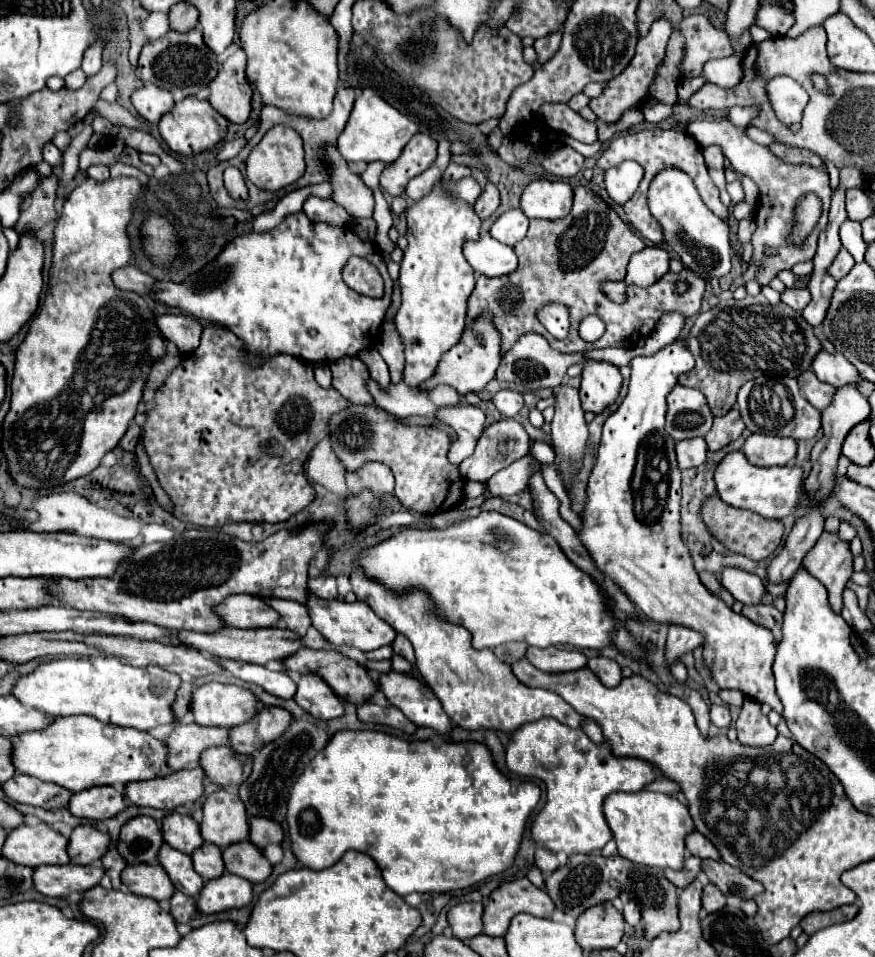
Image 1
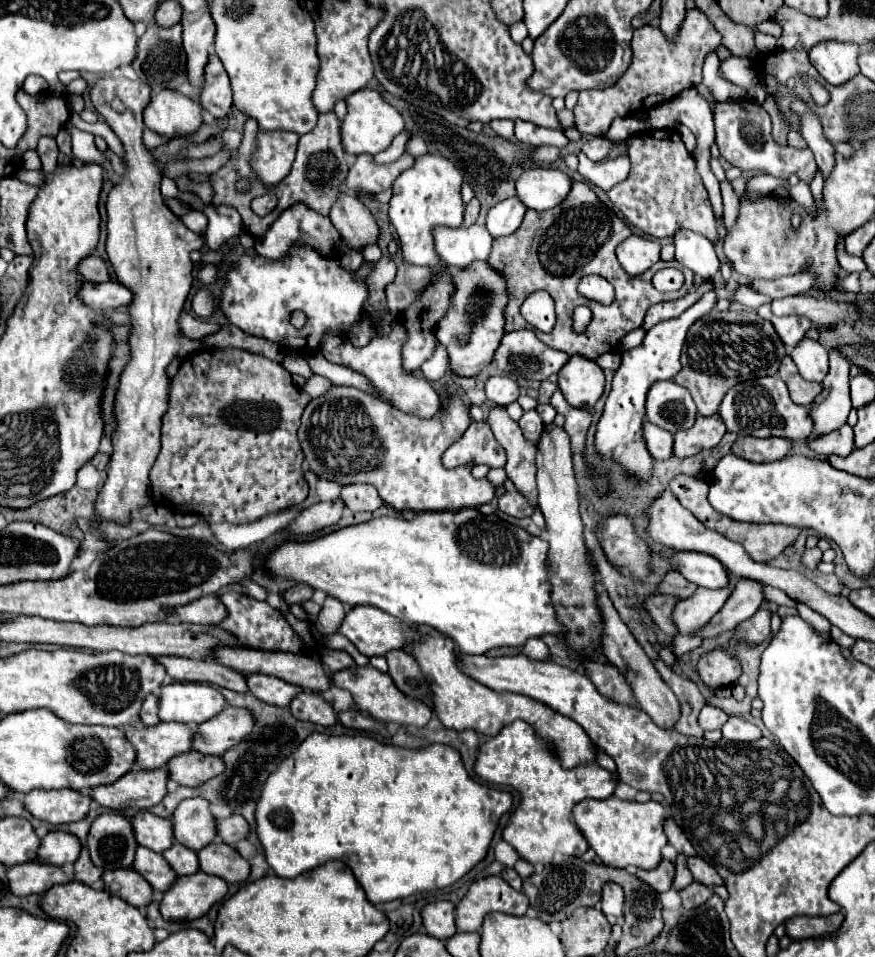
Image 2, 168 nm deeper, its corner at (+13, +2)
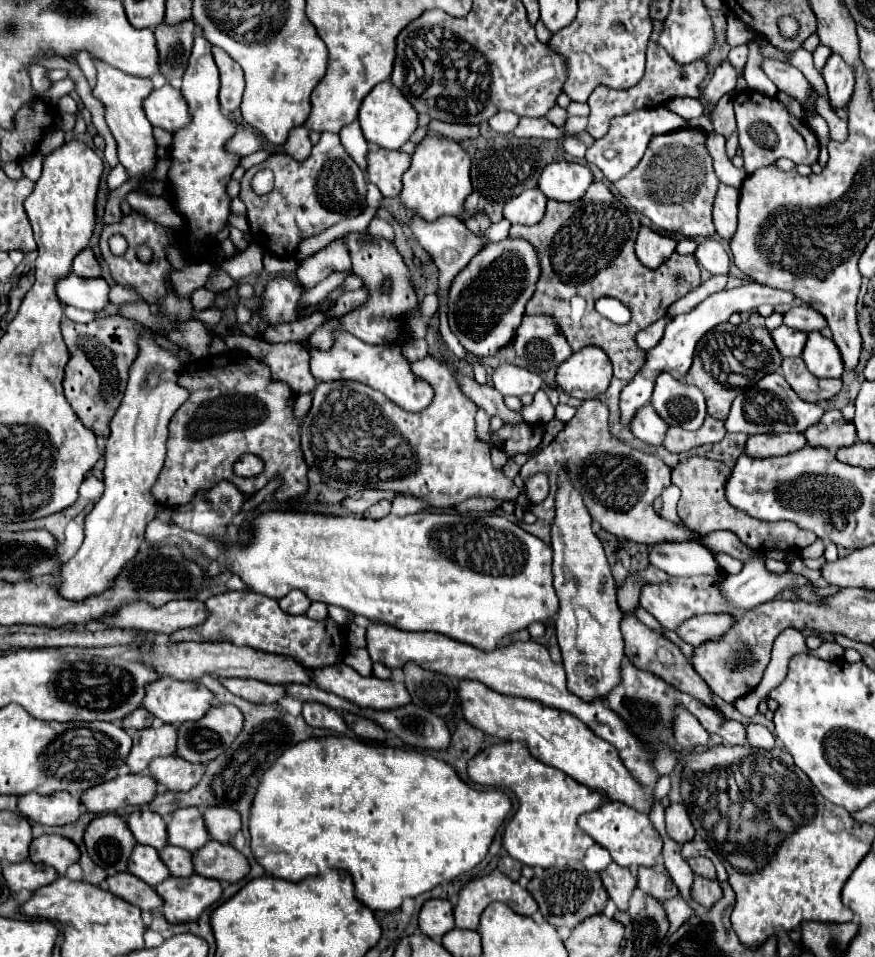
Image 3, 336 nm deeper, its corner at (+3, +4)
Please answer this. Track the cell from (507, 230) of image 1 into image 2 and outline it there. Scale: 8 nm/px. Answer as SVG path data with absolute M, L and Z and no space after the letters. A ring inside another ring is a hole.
M517 196L495 204L487 214L487 228L489 228L491 236L499 238L499 236L513 234L521 226L525 212L527 212L527 208Z

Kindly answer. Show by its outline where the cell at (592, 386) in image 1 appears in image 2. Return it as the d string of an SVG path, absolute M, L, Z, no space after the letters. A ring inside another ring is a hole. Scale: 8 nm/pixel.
M571 356L557 376L559 390L575 408L593 408L603 394L603 370L585 356Z

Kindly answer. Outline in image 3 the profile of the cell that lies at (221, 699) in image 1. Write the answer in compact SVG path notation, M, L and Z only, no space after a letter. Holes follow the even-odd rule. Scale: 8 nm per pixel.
M159 678L149 684L143 706L165 724L201 720L213 704L213 692L197 682Z

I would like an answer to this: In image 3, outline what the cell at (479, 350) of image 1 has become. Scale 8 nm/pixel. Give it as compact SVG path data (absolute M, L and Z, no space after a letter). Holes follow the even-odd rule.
M505 238L505 242L485 246L485 250L453 278L449 290L449 326L461 346L473 356L493 356L501 346L507 346L521 324L537 278L537 254L529 242Z

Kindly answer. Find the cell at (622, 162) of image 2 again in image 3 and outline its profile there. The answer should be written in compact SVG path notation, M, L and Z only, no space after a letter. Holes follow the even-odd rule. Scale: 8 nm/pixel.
M661 106L661 108L647 108L647 110L635 110L635 112L627 114L627 116L613 118L609 132L607 132L603 138L595 140L595 144L593 144L591 148L587 148L585 160L587 160L589 164L595 164L595 166L605 174L607 180L617 182L617 180L621 180L625 174L629 174L629 172L641 162L643 152L645 152L649 140L651 140L655 134L673 132L673 130L679 130L679 128L685 128L685 126L687 126L687 122L685 122L681 116L677 116L675 112L667 110L665 106ZM607 148L615 150L615 158L611 158L611 160L603 158L603 152L605 152Z

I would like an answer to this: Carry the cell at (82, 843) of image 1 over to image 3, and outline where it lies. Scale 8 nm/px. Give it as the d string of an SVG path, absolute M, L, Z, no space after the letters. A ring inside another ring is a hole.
M43 834L43 836L35 838L31 852L29 852L31 862L49 864L61 876L65 874L67 866L73 862L79 862L79 858L81 858L79 846L73 840L69 840L65 836L57 836L57 834Z

